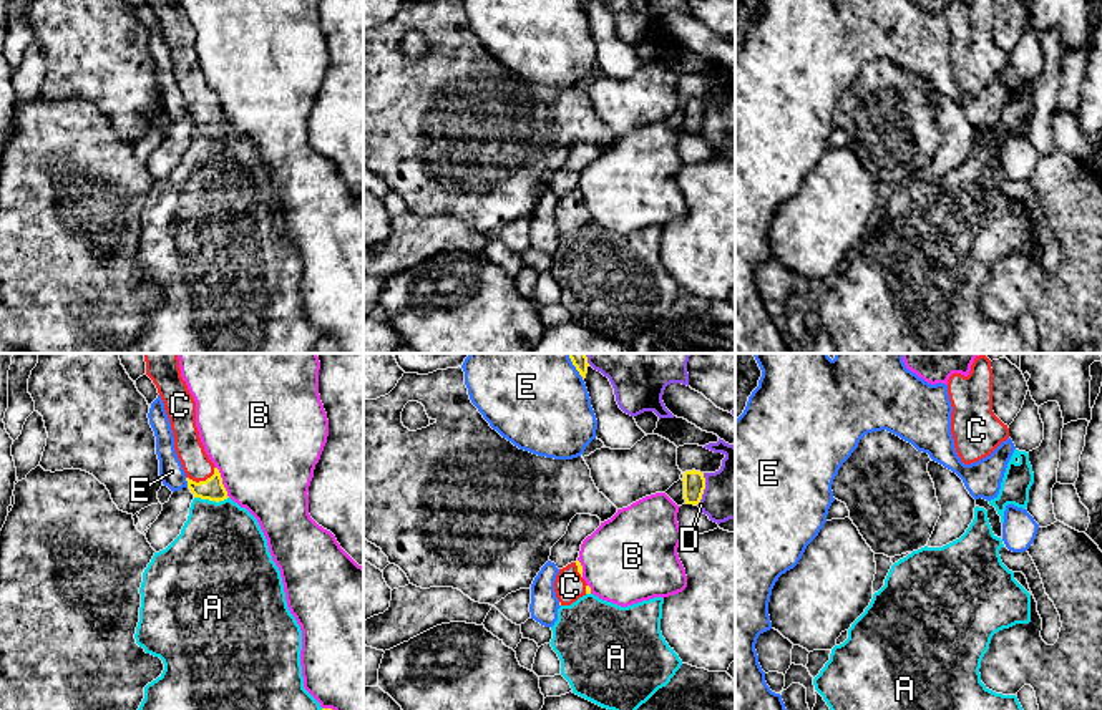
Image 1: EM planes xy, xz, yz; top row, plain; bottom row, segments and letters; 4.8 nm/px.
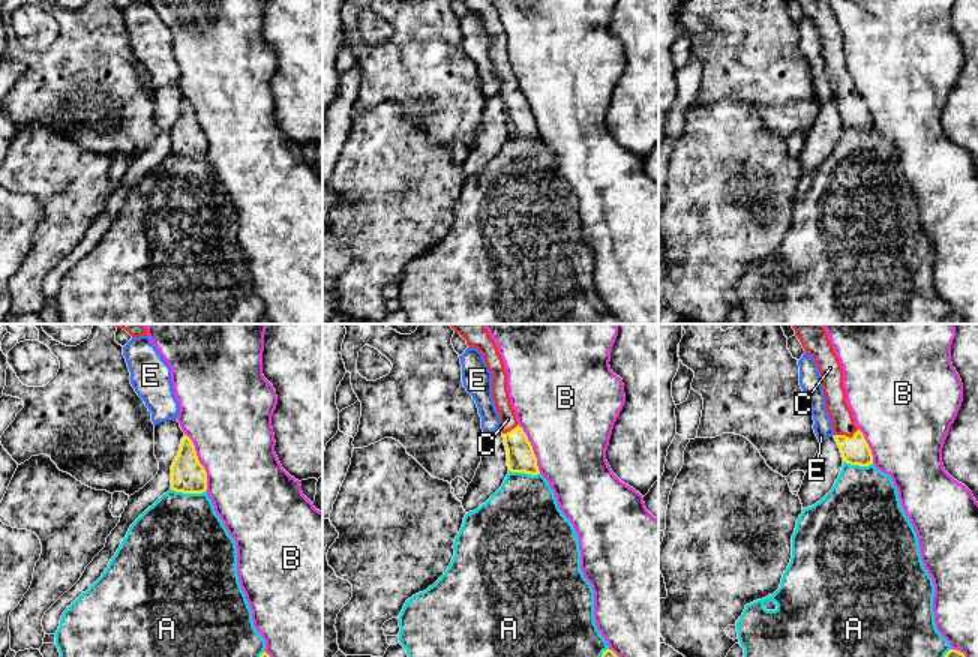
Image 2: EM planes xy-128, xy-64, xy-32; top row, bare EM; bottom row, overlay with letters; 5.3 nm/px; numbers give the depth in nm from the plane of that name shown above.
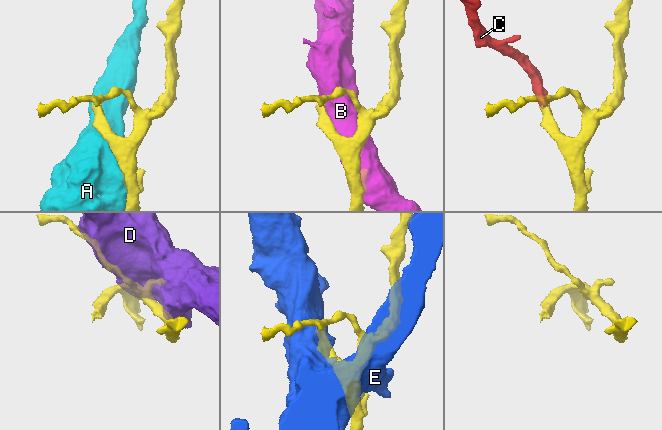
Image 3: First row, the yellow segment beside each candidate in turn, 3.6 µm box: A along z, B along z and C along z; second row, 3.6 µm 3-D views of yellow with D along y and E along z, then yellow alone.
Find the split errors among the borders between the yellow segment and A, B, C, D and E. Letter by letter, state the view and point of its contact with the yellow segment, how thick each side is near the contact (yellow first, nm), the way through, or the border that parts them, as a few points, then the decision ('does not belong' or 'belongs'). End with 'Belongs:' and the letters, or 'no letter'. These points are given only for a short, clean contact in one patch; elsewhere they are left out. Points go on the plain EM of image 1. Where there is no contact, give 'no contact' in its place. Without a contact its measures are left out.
A: meets yellow in xy at (211, 128); 110 nm thick on the yellow side, 440 nm on the other; does not belong
B: meets yellow in xy at (221, 110); 110 nm thick on the yellow side, 480 nm on the other; does not belong
C: meets yellow in xy at (203, 110); 110 nm thick on the yellow side, 140 nm on the other; runs through xy (213, 116), (203, 110), (198, 95); belongs
D: meets yellow in xz at (704, 116); 110 nm thick on the yellow side, 260 nm on the other; does not belong
E: meets yellow in xy at (188, 111); 110 nm thick on the yellow side, 120 nm on the other; does not belong
Belongs: C

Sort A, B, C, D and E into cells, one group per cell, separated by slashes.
A / B / C / D / E

